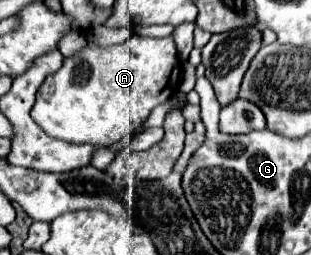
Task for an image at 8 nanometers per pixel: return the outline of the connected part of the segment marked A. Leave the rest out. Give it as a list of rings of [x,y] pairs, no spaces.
[[[133,34],[123,44],[99,46],[87,44],[69,58],[63,58],[63,66],[45,78],[37,92],[37,100],[31,108],[31,118],[53,138],[67,140],[73,144],[93,144],[93,146],[113,146],[123,136],[133,136],[143,122],[149,118],[149,112],[163,104],[173,94],[171,78],[181,74],[179,56],[175,50],[173,38],[145,38]]]

